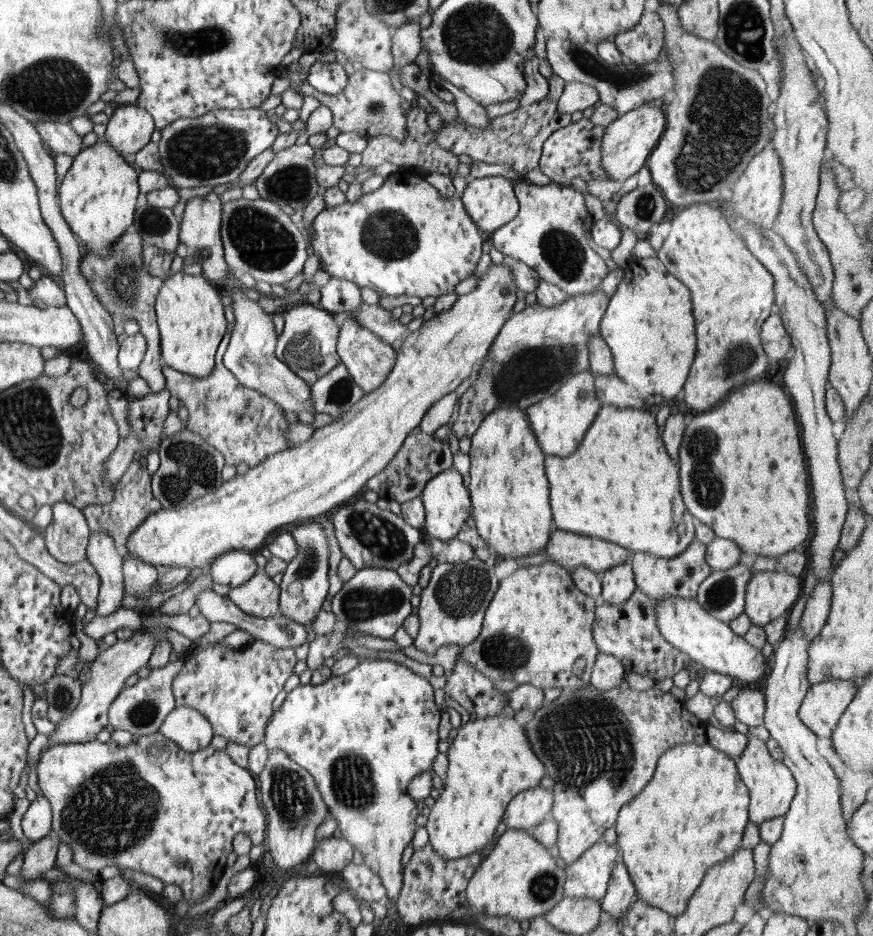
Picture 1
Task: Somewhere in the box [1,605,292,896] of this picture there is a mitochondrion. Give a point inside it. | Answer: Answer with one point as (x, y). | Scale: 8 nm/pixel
(111, 812)

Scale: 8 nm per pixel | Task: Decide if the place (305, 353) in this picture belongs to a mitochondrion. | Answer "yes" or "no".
yes

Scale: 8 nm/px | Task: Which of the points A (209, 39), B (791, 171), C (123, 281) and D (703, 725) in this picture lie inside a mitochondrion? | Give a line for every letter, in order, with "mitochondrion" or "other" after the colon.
A: mitochondrion
B: other
C: mitochondrion
D: other

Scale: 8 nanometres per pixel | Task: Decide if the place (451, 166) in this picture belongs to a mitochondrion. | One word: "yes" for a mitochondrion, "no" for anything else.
no

